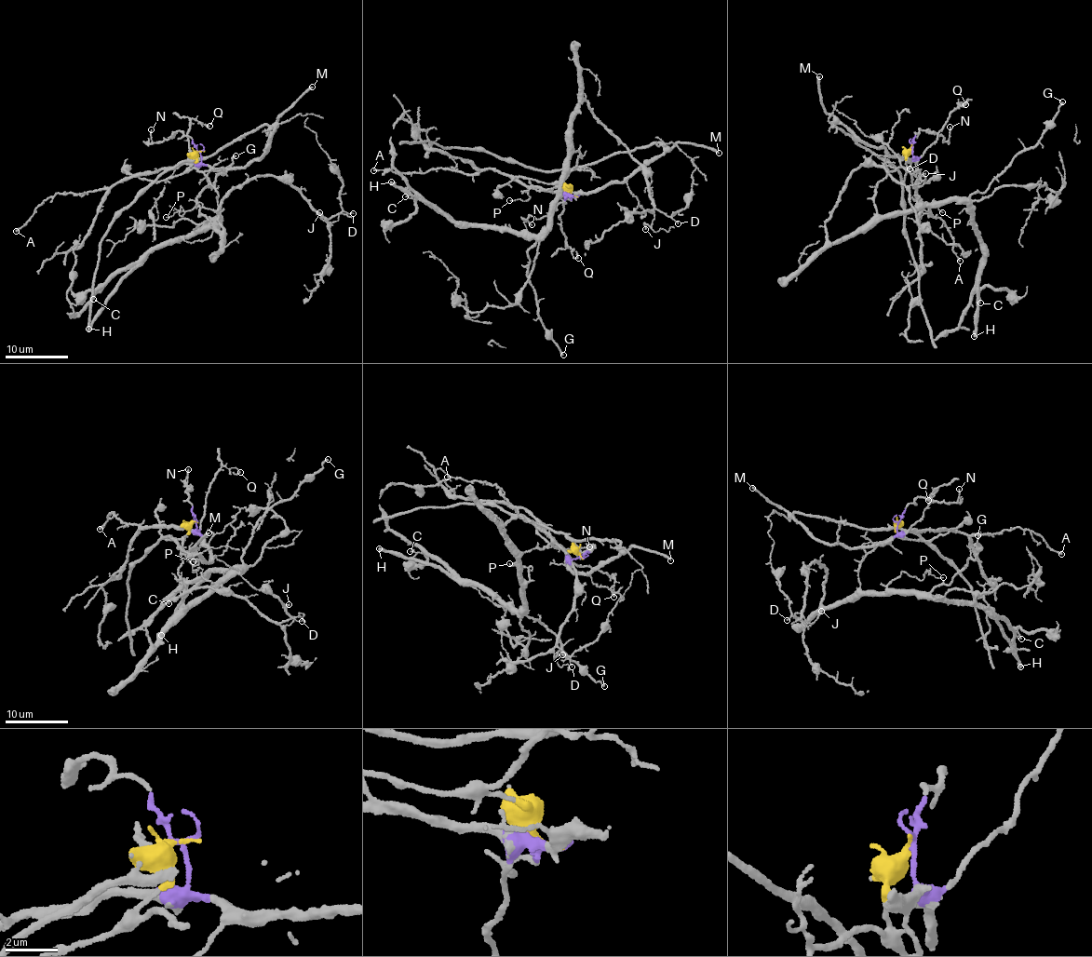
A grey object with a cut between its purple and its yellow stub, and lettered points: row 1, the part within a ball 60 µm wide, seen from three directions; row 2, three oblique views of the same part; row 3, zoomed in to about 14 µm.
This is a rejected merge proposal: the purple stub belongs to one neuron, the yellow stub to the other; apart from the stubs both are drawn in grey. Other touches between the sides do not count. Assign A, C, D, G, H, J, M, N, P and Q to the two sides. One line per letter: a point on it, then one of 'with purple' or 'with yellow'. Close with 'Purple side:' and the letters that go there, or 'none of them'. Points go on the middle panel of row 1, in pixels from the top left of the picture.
A: at (373, 170); with purple
C: at (405, 196); with yellow
D: at (678, 223); with yellow
G: at (563, 355); with yellow
H: at (391, 181); with yellow
J: at (645, 229); with yellow
M: at (719, 153); with purple
N: at (532, 224); with purple
P: at (509, 200); with yellow
Q: at (578, 258); with purple
Purple side: A, M, N, Q

